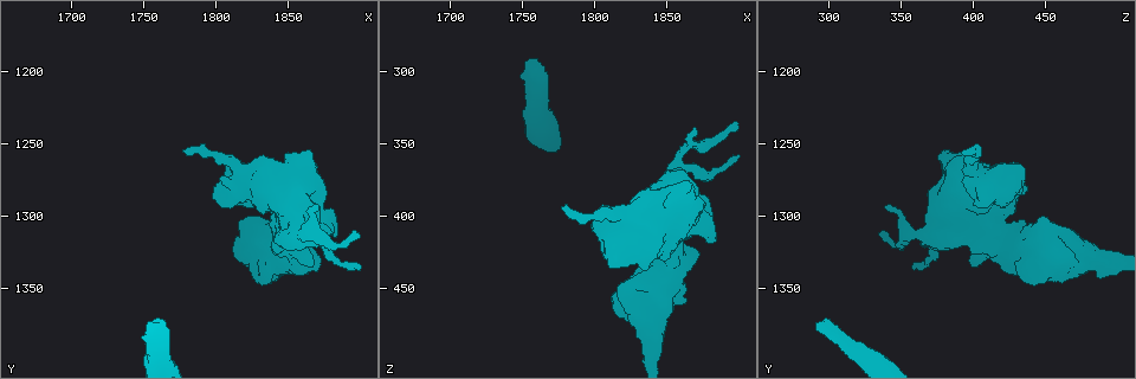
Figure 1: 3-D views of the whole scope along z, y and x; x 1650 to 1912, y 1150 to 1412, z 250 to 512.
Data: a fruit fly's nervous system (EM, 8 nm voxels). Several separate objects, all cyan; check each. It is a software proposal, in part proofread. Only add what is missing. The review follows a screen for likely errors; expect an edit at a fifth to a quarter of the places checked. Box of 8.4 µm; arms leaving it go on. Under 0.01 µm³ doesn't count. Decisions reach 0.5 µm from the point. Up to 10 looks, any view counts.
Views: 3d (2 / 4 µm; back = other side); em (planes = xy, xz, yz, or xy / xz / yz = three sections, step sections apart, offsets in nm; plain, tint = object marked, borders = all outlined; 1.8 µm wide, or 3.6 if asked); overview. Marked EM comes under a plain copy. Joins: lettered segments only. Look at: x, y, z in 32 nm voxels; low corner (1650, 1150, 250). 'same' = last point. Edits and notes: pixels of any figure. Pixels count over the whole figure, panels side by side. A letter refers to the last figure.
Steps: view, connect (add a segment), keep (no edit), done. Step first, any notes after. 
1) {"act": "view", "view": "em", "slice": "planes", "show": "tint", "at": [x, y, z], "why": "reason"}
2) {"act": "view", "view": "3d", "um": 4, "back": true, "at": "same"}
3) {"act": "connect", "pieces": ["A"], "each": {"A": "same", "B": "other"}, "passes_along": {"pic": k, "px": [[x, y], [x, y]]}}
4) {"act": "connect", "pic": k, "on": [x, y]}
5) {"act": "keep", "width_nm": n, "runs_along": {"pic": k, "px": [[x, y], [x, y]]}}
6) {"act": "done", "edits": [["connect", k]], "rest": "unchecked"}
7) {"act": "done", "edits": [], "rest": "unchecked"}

{"act": "view", "view": "em", "slice": "planes", "show": "borders", "at": [1754, 1378, 290], "why": "end of a long branch"}

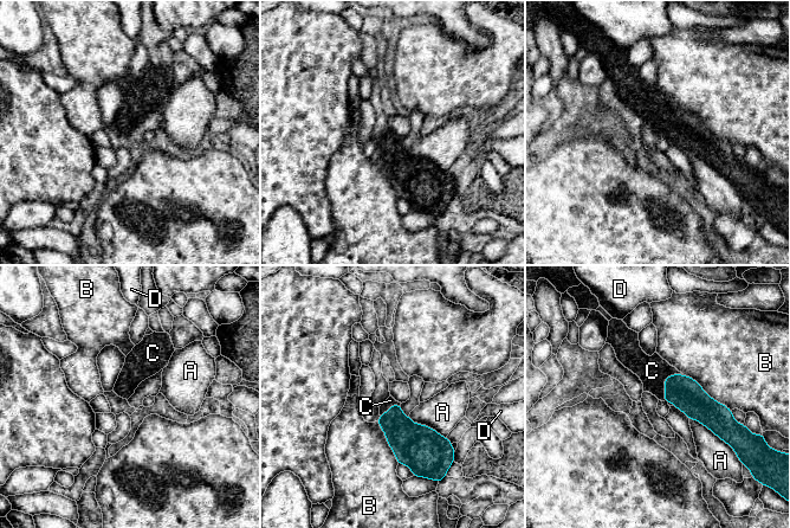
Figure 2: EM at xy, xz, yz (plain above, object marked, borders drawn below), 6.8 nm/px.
{"act": "connect", "pieces": ["C"], "each": {"A": "other", "B": "other", "C": "same", "D": "other"}, "passes_along": {"pic": 2, "px": [[686, 393], [665, 380], [652, 371]]}, "found": "it goes on there"}

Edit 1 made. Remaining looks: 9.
{"act": "view", "view": "overview"}

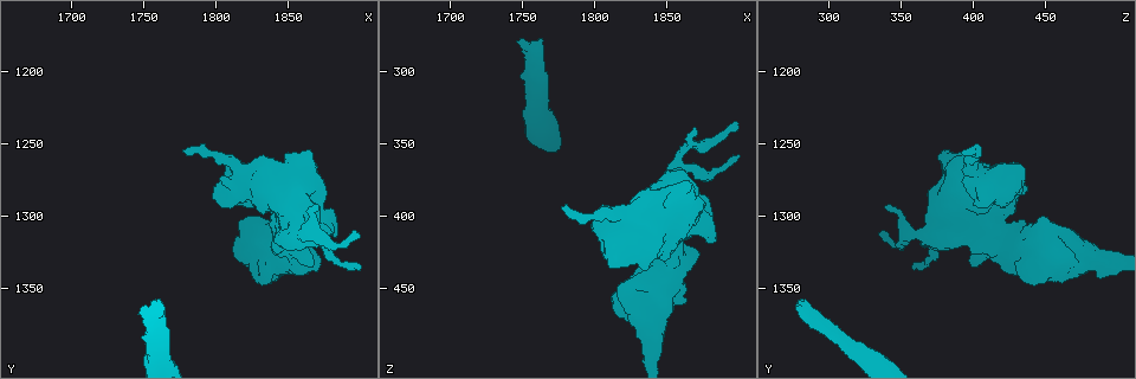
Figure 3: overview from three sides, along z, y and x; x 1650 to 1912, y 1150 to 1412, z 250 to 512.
{"act": "view", "view": "em", "slice": "planes", "show": "borders", "at": [1780, 1256, 392], "why": "an open end"}

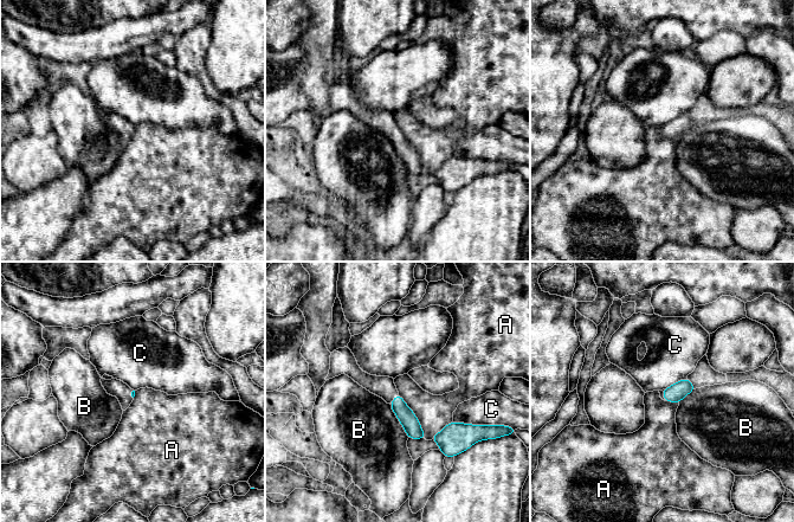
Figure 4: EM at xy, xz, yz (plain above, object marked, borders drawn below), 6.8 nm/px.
{"act": "keep", "each": {"A": "other", "B": "other", "C": "other"}, "border": {"pic": 4, "px": [[399, 393], [418, 419], [425, 438]]}, "found": "none of them fits"}

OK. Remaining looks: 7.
{"act": "view", "view": "3d", "um": 2, "at": [1868, 1330, 396], "why": "thick end"}

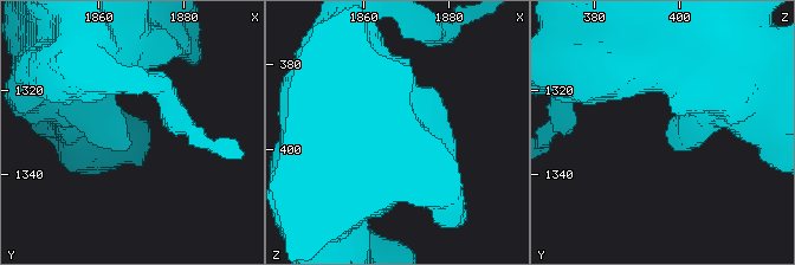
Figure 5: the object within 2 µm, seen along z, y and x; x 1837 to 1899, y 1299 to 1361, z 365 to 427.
{"act": "view", "view": "em", "slice": "xy", "step": 16, "show": "tint", "at": [1867, 1333, 398], "why": "shape alone is not enough"}

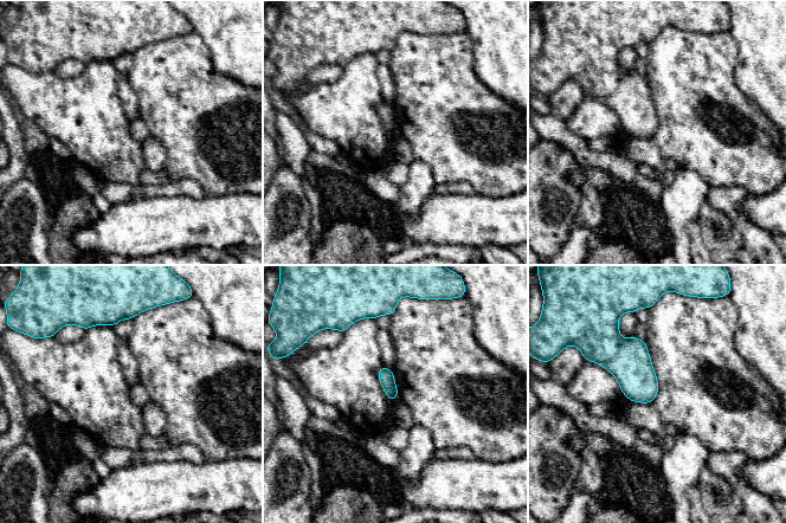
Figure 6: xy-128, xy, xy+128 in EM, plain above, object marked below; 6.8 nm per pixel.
{"act": "view", "view": "em", "slice": "planes", "show": "borders", "at": "same"}

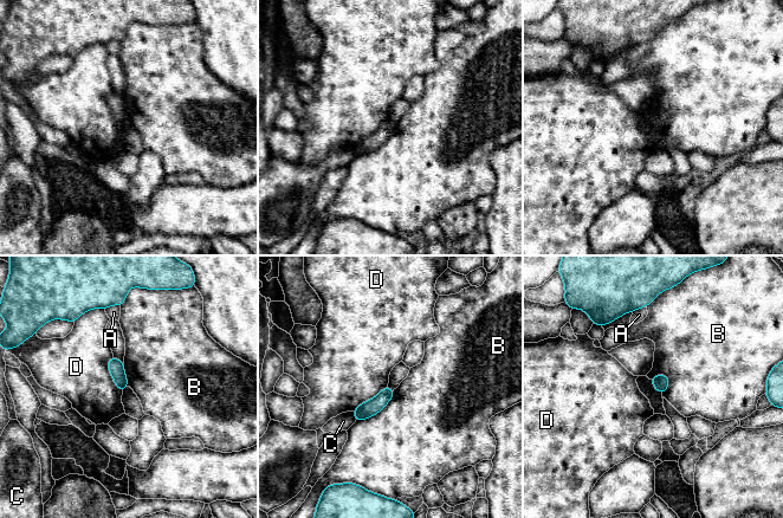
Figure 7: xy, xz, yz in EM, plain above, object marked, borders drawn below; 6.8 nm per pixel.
{"act": "keep", "longest_contact_nm": ["B", 340], "each": {"A": "other", "B": "other", "C": "other", "D": "other"}, "border": {"pic": 7, "px": [[394, 390], [377, 413], [356, 421]]}, "found": "no lettered segment goes on from it"}

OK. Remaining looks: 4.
{"act": "view", "view": "3d", "um": 2, "at": [1864, 1254, 378], "why": "branch stops here"}

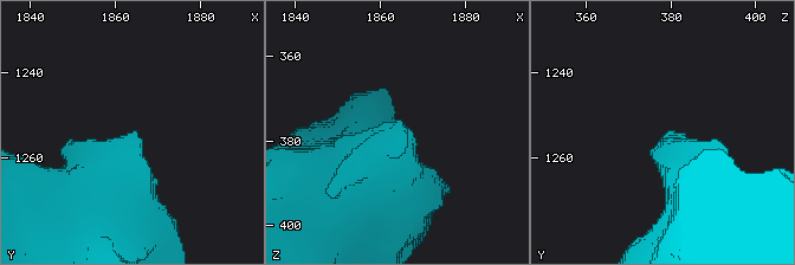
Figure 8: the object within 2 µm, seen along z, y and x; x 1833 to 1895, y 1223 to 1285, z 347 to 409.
{"act": "view", "view": "em", "slice": "xy", "step": 16, "show": "tint", "at": [1865, 1255, 378], "why": "now the EM"}

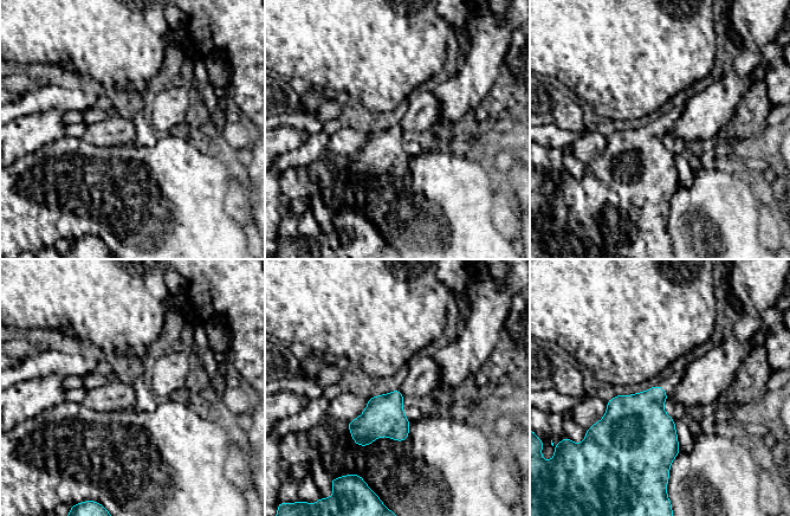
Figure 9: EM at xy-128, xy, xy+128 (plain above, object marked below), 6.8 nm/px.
{"act": "view", "view": "em", "slice": "planes", "show": "borders", "at": "same", "why": "cut it another way"}

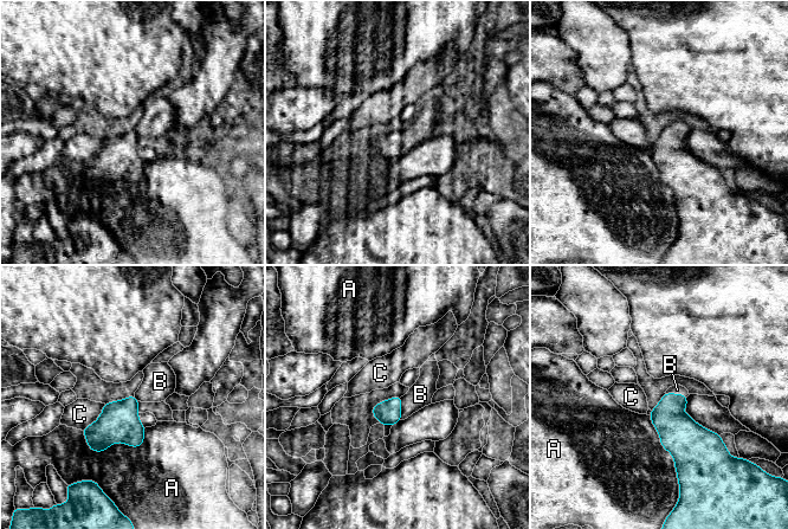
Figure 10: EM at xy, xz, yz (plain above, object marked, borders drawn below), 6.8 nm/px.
{"act": "connect", "pieces": ["B"], "longest_contact_nm": ["A", 460], "each": {"A": "other", "B": "same", "C": "other"}, "passes_along": {"pic": 10, "px": [[388, 412], [400, 408], [420, 394]]}, "found": "it goes on there"}

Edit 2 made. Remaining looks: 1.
{"act": "done", "edits": [["connect", 2], ["connect", 10]], "rest": "unchecked"}

